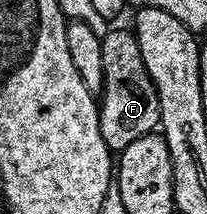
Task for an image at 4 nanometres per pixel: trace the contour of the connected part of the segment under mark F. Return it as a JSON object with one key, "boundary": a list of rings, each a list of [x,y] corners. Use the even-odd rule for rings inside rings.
{"boundary":[[[131,29],[105,33],[100,43],[104,73],[104,88],[98,95],[100,131],[109,150],[119,152],[134,144],[138,136],[151,134],[159,127],[158,92],[154,80],[150,80],[150,72],[146,72],[146,64],[142,64],[142,48],[138,48],[138,40]]]}

